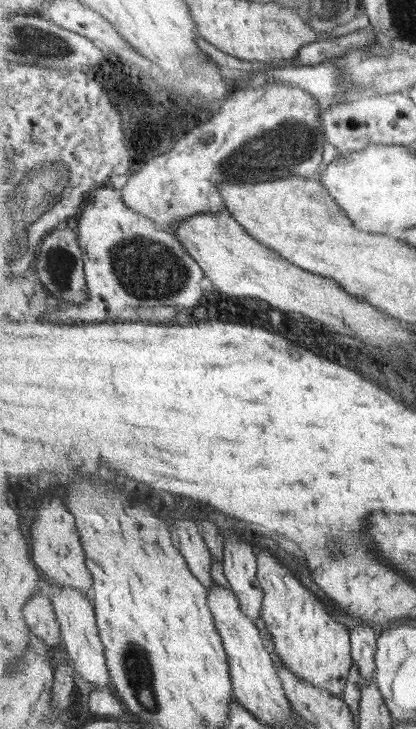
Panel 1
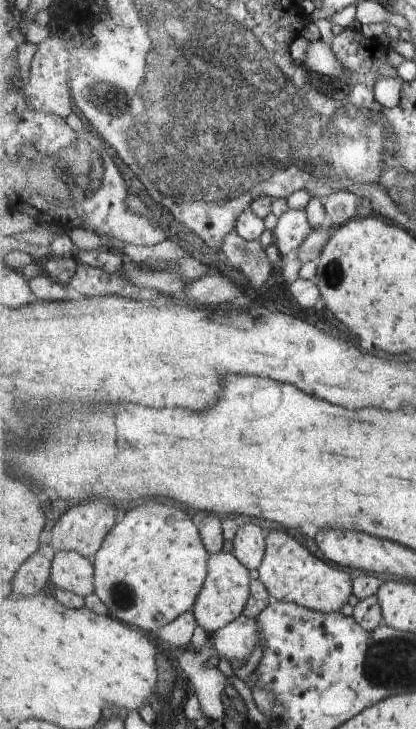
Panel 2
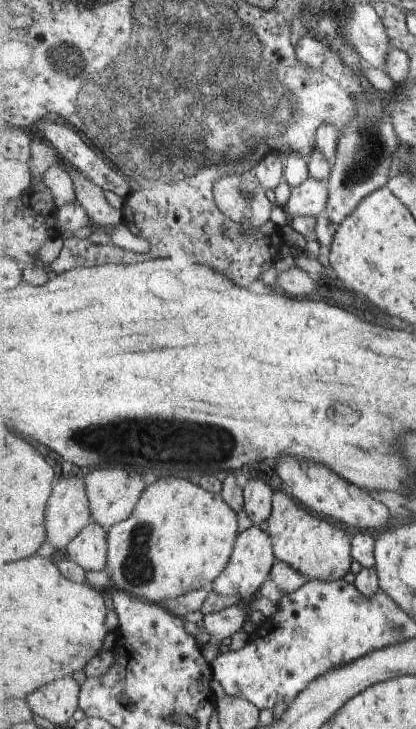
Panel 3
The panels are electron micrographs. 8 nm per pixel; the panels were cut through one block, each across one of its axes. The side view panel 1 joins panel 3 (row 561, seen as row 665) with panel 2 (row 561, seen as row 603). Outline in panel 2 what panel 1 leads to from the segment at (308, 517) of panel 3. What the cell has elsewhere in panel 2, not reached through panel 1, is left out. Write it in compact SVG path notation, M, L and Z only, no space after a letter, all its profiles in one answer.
M273 530L266 536L266 544L265 558L258 572L274 601L293 602L323 614L339 612L349 602L354 594L349 572L319 560L303 546L302 540L285 530Z

